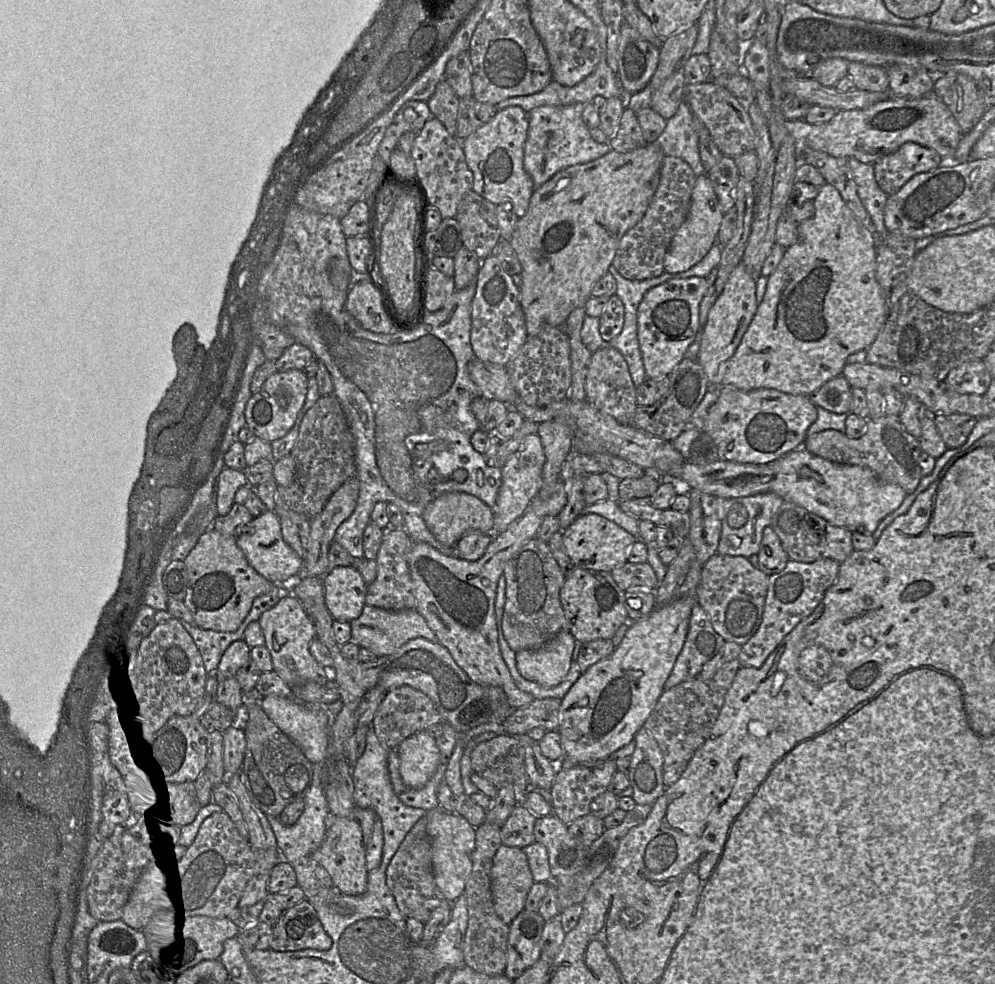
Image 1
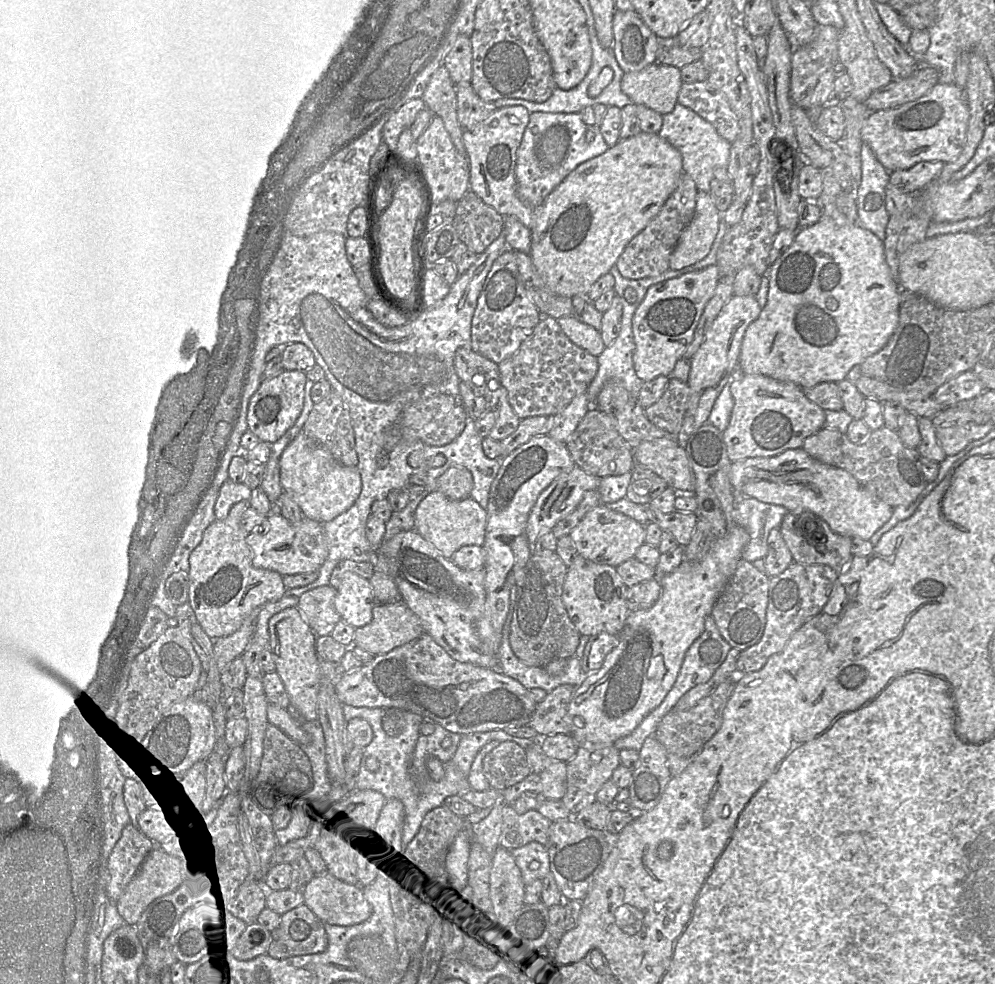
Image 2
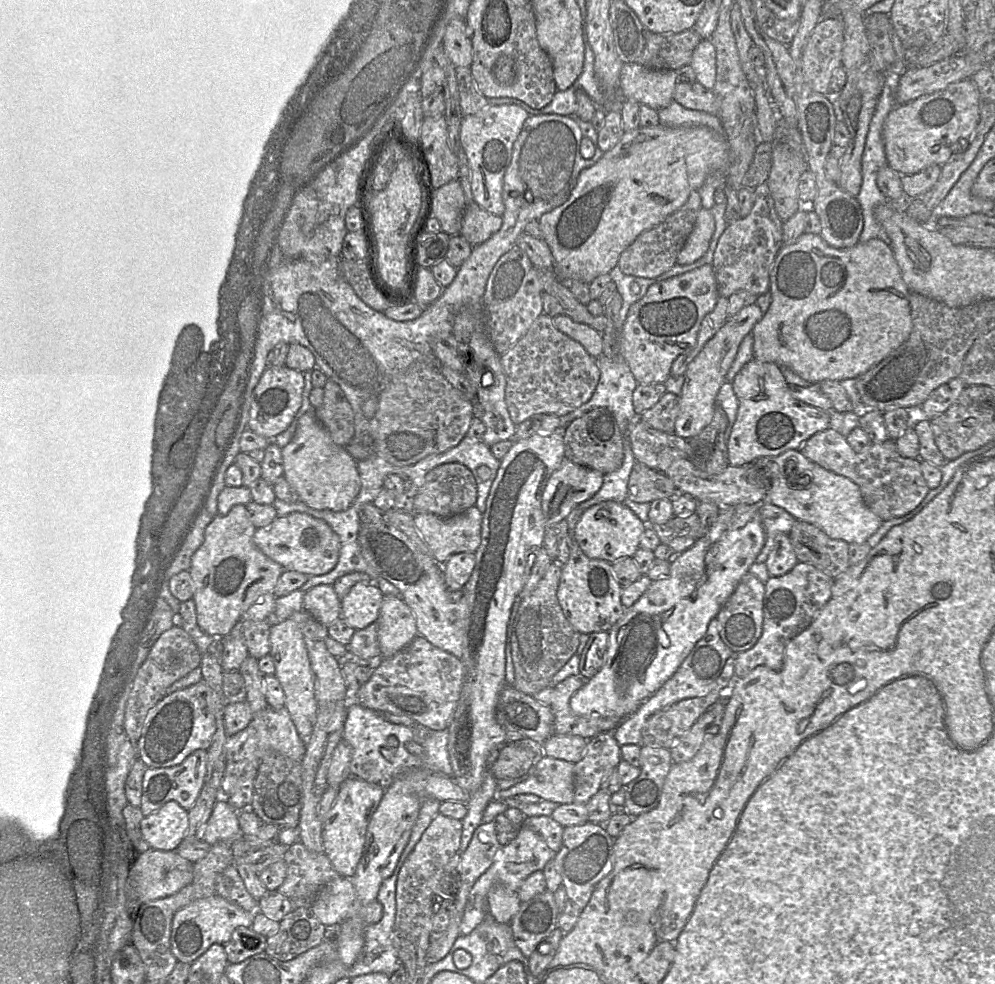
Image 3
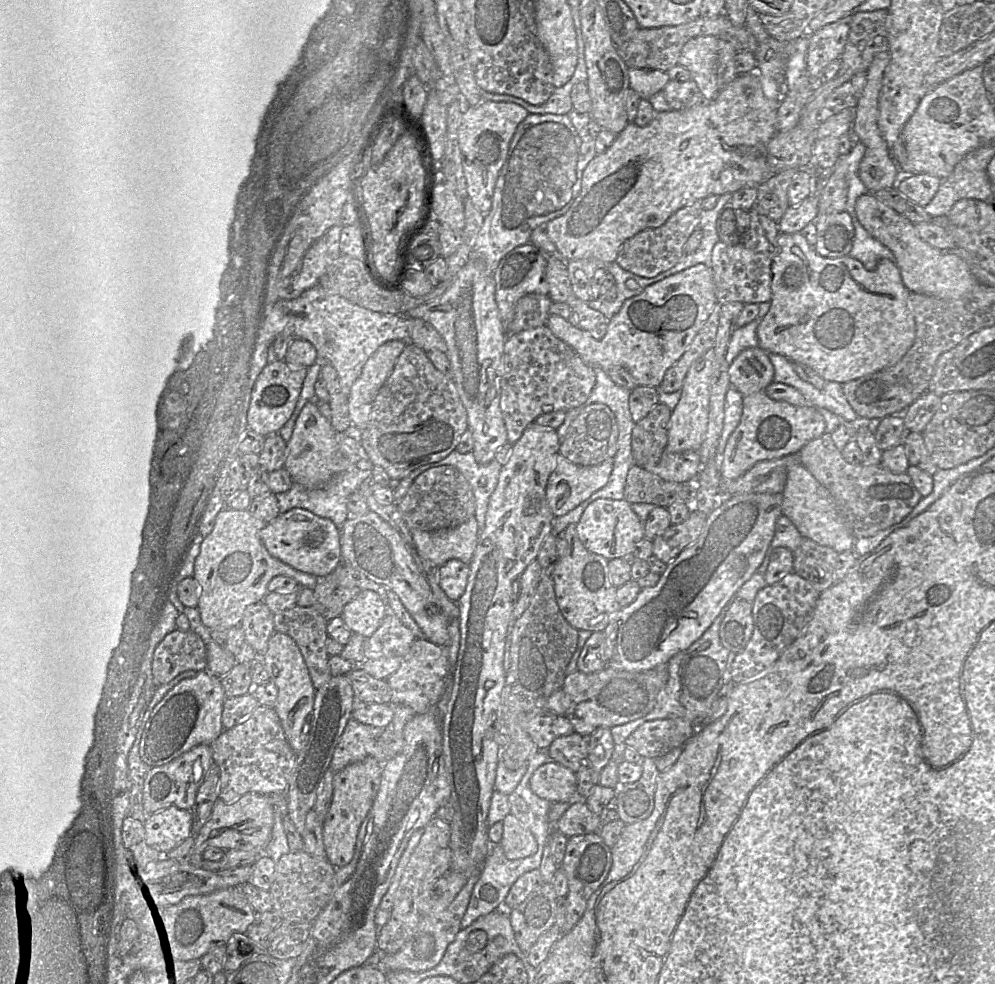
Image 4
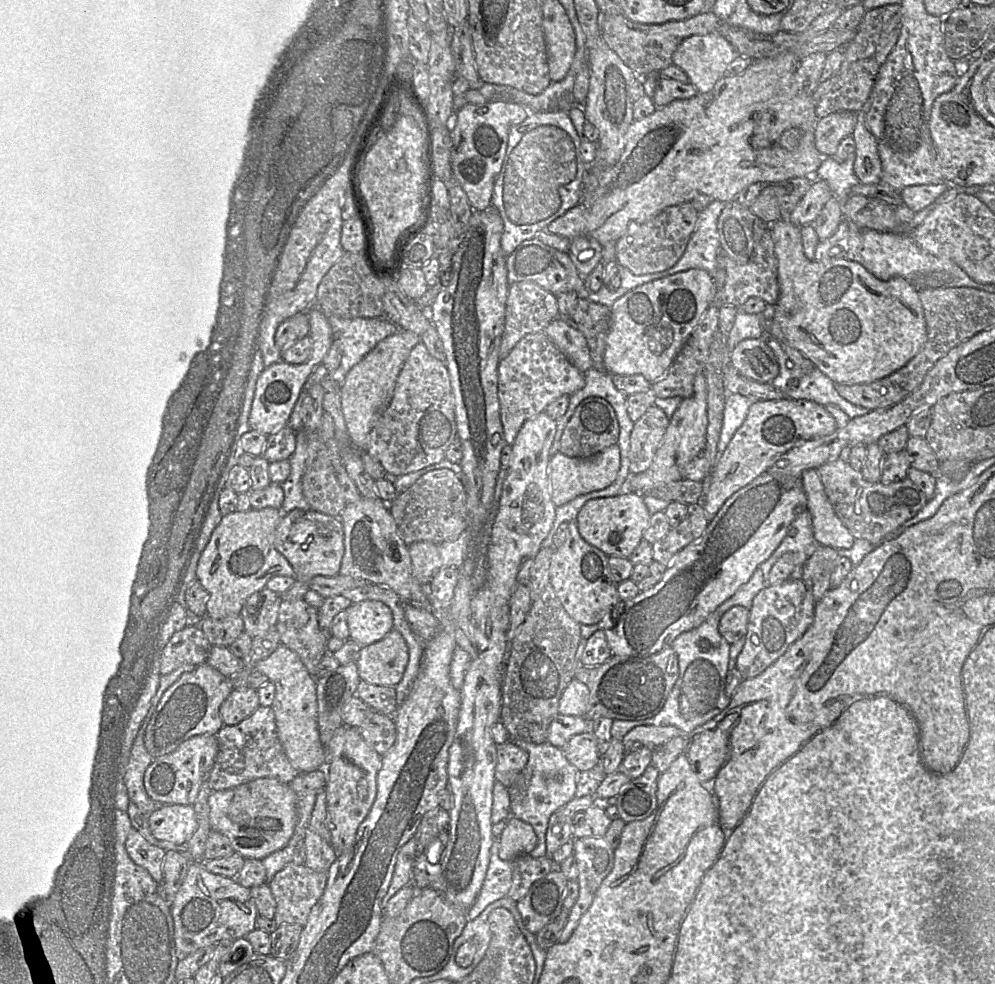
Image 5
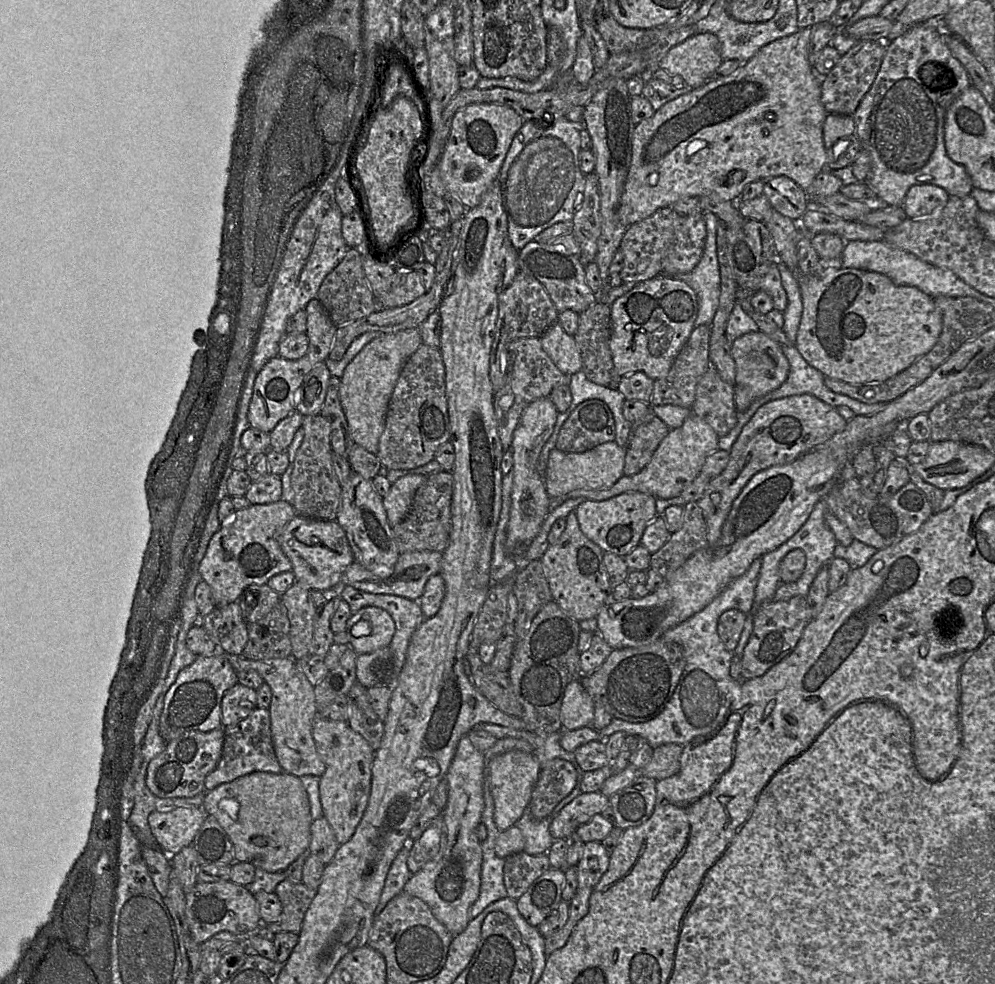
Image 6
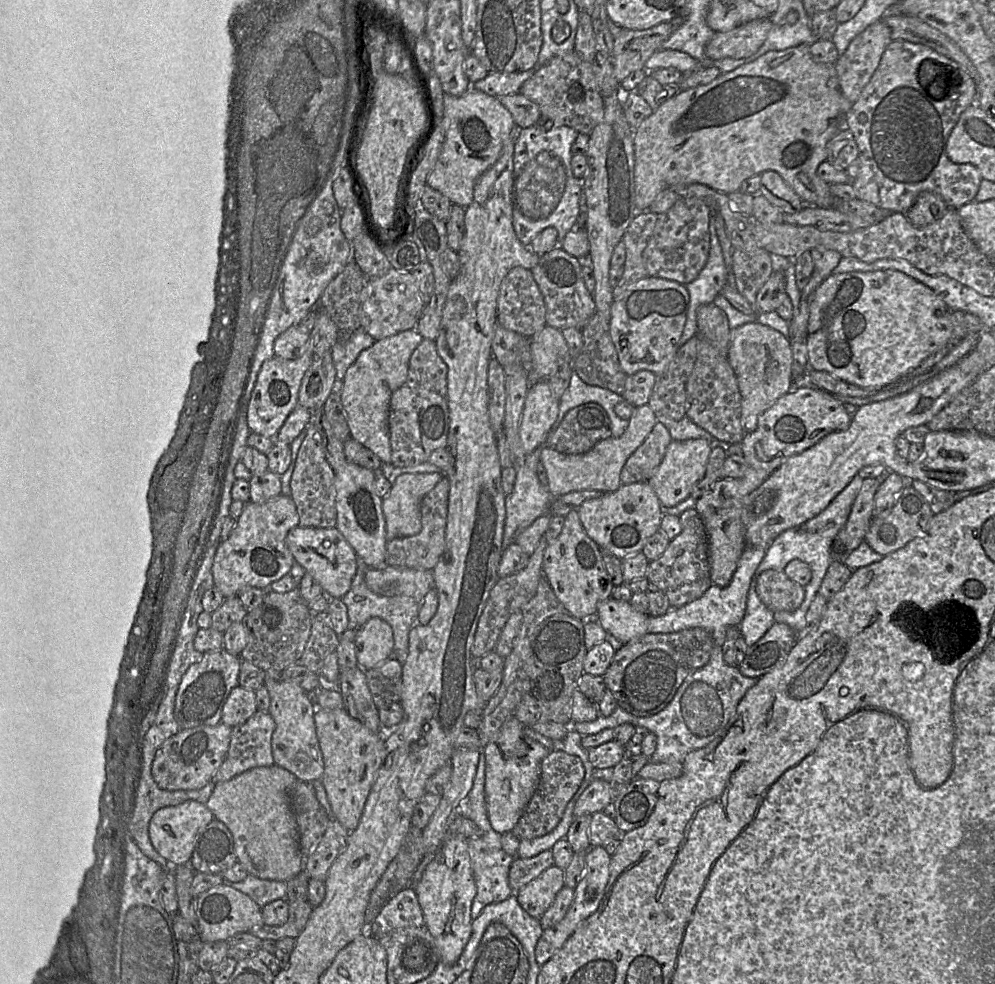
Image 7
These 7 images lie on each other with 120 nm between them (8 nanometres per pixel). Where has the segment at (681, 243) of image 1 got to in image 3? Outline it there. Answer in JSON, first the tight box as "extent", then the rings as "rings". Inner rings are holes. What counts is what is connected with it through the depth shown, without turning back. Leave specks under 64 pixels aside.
{"extent":[677,208,715,265],"rings":[[[701,208],[695,226],[677,256],[678,265],[689,265],[708,251],[715,231],[715,220],[709,209]]]}

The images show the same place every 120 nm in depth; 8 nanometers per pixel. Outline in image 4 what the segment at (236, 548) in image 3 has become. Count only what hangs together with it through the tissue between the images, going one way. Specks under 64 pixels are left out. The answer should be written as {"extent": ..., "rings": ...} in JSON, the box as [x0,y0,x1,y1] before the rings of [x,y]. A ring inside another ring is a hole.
{"extent":[193,507,318,630],"rings":[[[224,507],[216,516],[212,531],[203,539],[200,551],[195,559],[193,578],[199,585],[197,609],[202,623],[210,630],[240,626],[245,609],[262,601],[268,593],[269,581],[278,575],[293,578],[300,587],[313,589],[318,578],[299,571],[269,554],[259,537],[259,531],[267,522],[254,517],[248,510],[236,510]]]}

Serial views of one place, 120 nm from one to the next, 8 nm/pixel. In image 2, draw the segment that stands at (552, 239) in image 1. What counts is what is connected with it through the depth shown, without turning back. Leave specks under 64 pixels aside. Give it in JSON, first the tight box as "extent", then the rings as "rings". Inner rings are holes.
{"extent":[530,132,683,298],"rings":[[[640,132],[638,135],[629,139],[619,140],[619,142],[608,148],[603,154],[592,158],[579,166],[577,166],[532,212],[532,228],[531,231],[531,250],[530,257],[540,276],[543,278],[547,287],[554,293],[572,298],[575,295],[585,295],[591,286],[603,275],[609,273],[610,269],[615,265],[617,259],[624,251],[627,244],[640,233],[649,222],[657,216],[663,205],[674,192],[677,187],[678,180],[683,173],[682,156],[680,152],[674,148],[665,139],[659,137],[658,134],[649,134]]]}

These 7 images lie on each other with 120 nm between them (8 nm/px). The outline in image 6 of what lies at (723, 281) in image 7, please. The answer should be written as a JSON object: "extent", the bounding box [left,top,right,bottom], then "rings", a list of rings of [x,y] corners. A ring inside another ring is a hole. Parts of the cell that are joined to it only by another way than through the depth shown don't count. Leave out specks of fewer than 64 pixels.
{"extent":[672,211,720,326],"rings":[[[706,211],[704,219],[706,239],[699,263],[691,272],[672,276],[686,282],[697,296],[698,314],[695,326],[712,324],[720,297],[720,270],[716,245],[718,217]]]}

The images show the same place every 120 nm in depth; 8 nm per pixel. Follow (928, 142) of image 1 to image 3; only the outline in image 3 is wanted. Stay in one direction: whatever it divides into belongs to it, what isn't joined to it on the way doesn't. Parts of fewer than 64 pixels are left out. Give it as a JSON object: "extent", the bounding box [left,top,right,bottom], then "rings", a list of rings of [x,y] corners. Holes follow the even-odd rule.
{"extent":[882,78,979,175],"rings":[[[970,78],[950,83],[942,90],[921,96],[907,104],[896,105],[888,114],[882,129],[887,165],[900,175],[916,174],[932,165],[942,166],[967,149],[978,121],[979,91]]]}

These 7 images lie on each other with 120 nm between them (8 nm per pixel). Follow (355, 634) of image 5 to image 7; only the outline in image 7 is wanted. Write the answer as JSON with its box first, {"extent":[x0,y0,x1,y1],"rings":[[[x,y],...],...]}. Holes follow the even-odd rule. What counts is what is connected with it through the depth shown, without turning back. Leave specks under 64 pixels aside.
{"extent":[354,617,392,670],"rings":[[[373,617],[357,628],[354,643],[358,666],[363,670],[374,668],[392,656],[392,628],[381,618]]]}

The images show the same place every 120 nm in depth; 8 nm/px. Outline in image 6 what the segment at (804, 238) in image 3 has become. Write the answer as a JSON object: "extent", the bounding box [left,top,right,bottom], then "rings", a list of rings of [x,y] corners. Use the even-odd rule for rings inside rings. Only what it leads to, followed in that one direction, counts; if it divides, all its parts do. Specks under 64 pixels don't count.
{"extent":[763,207,942,384],"rings":[[[772,207],[763,223],[773,238],[777,259],[796,275],[800,287],[803,311],[795,346],[825,377],[850,384],[884,382],[910,367],[937,343],[942,332],[942,316],[932,297],[916,287],[896,285],[884,274],[863,269],[839,268],[820,275],[802,274],[798,269],[795,221]]]}

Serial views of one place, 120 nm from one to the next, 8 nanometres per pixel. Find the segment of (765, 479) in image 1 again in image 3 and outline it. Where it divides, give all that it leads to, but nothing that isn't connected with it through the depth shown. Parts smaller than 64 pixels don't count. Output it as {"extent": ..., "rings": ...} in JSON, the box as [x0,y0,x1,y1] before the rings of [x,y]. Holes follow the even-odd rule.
{"extent":[750,450,883,544],"rings":[[[788,450],[750,465],[755,465],[767,478],[767,502],[783,508],[796,520],[817,526],[832,539],[862,544],[883,523],[865,504],[857,484],[813,463],[800,450]]]}

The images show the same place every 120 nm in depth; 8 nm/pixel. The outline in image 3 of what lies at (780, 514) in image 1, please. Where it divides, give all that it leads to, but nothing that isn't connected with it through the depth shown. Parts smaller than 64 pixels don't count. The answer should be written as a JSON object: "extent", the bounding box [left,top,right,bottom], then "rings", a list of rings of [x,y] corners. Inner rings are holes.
{"extent":[787,523,849,579],"rings":[[[798,523],[787,535],[798,562],[811,564],[834,579],[849,568],[849,544],[830,538],[817,526]]]}

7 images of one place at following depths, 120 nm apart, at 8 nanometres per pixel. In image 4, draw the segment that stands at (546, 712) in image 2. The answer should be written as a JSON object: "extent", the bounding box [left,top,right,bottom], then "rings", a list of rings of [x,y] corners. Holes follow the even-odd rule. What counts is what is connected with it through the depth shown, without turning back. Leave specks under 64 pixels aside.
{"extent":[562,663,669,736],"rings":[[[668,663],[641,671],[629,672],[605,667],[595,673],[576,670],[566,676],[562,689],[570,695],[571,706],[565,713],[574,732],[589,736],[599,727],[612,728],[642,718],[650,713],[661,689],[669,678]]]}

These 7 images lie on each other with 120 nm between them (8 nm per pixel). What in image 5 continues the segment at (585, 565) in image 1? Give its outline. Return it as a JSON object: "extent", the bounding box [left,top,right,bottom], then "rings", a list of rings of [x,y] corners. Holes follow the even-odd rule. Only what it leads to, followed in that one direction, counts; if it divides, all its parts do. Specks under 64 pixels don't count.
{"extent":[576,493,651,558],"rings":[[[626,493],[590,499],[580,509],[576,521],[581,537],[609,556],[628,558],[643,539],[651,515],[643,495]]]}

